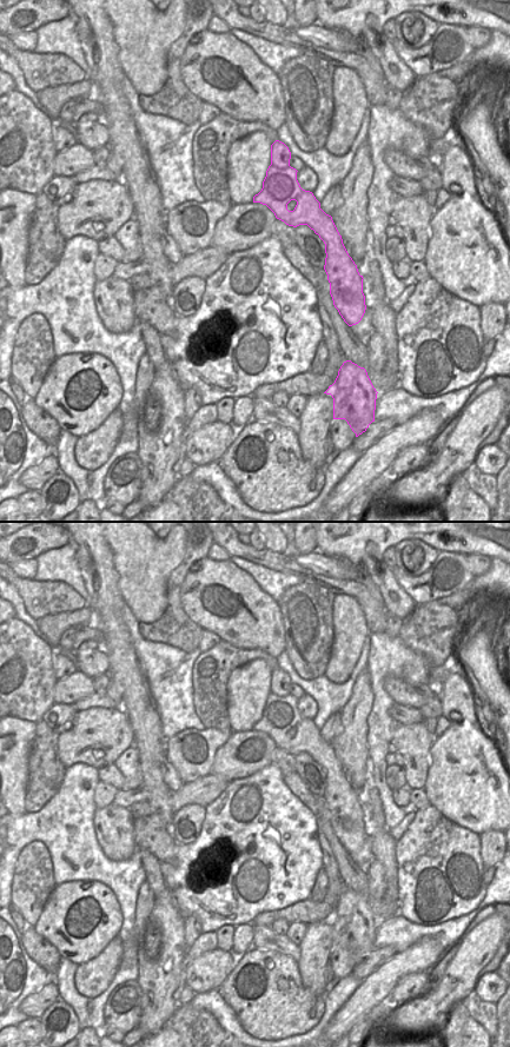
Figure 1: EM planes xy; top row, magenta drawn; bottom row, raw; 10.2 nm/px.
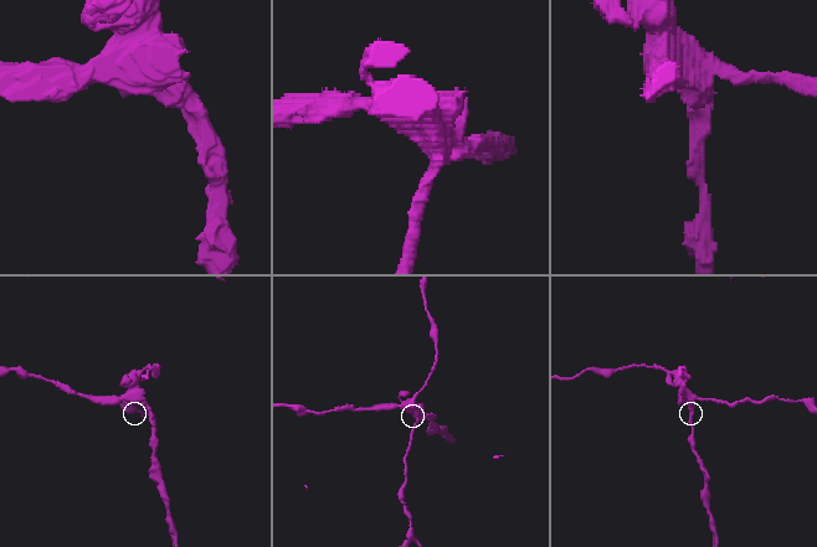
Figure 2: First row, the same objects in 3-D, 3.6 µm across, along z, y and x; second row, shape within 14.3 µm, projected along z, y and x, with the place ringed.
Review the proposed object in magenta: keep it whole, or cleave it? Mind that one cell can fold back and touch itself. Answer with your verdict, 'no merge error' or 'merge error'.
merge error

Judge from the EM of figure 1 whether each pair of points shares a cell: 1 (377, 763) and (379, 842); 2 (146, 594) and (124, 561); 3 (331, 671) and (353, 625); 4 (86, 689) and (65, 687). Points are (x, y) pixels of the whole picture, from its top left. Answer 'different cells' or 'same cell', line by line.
1: different cells
2: same cell
3: same cell
4: same cell

